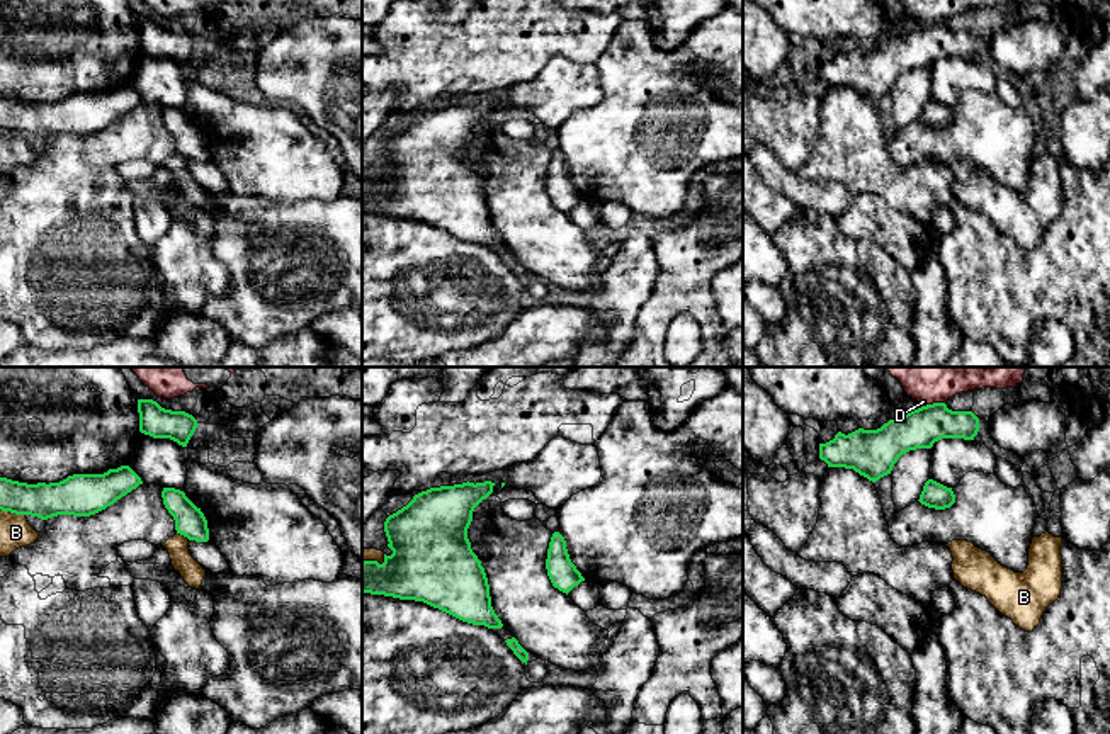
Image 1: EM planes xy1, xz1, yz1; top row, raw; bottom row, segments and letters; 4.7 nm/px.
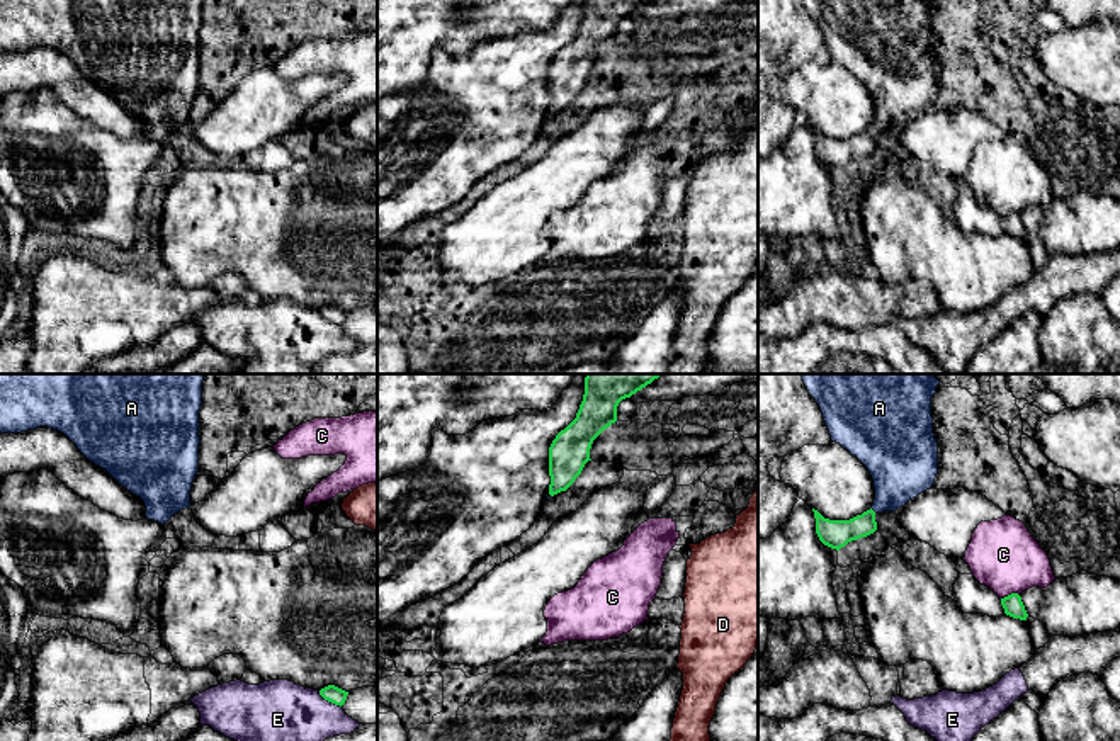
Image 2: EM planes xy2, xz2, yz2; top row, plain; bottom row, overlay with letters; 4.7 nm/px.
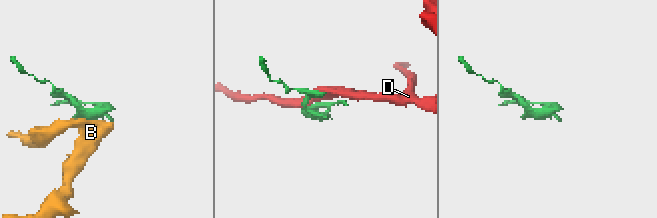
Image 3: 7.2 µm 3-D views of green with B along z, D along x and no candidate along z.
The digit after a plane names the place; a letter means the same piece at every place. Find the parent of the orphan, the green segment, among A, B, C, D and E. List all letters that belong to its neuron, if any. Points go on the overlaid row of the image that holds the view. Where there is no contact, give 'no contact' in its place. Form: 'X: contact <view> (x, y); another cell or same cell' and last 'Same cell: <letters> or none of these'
A: contact yz2 (872, 510); same cell
B: contact xy1 (12, 512); another cell
C: contact yz2 (1012, 593); another cell
D: contact yz1 (934, 403); another cell
E: contact xy2 (328, 701); another cell
Same cell: A

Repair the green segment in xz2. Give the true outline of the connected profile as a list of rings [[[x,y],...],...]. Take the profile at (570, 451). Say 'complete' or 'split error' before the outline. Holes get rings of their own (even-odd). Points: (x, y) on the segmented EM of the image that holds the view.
complete; [[[586,374],[576,418],[549,447],[549,495],[566,491],[590,459],[593,440],[617,421],[617,406],[661,374]]]

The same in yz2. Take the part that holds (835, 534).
split error; [[[800,374],[809,394],[821,408],[831,442],[840,444],[870,472],[875,500],[870,510],[850,520],[829,520],[812,508],[819,540],[840,551],[848,542],[877,530],[875,515],[896,512],[909,500],[930,489],[938,474],[938,442],[933,433],[931,398],[940,381],[933,374]]]

